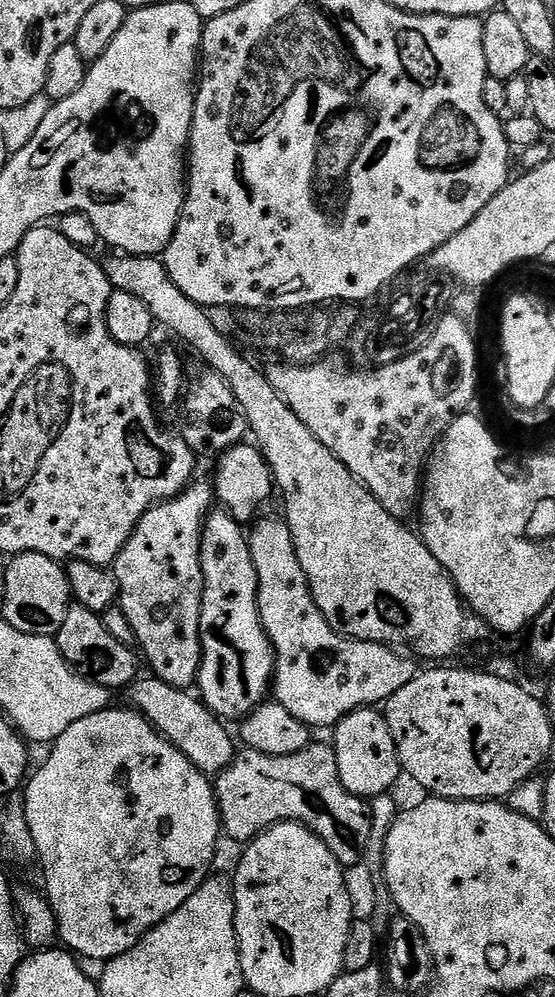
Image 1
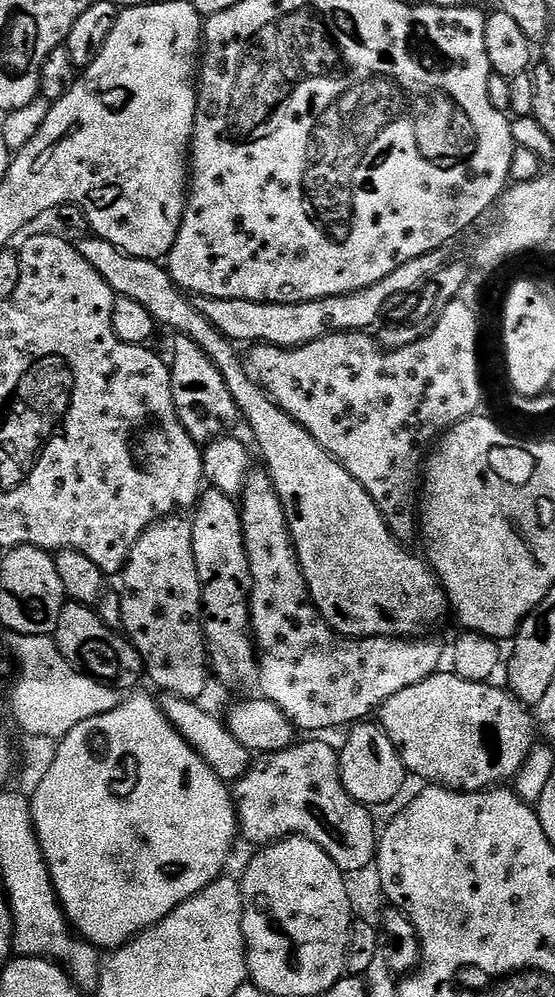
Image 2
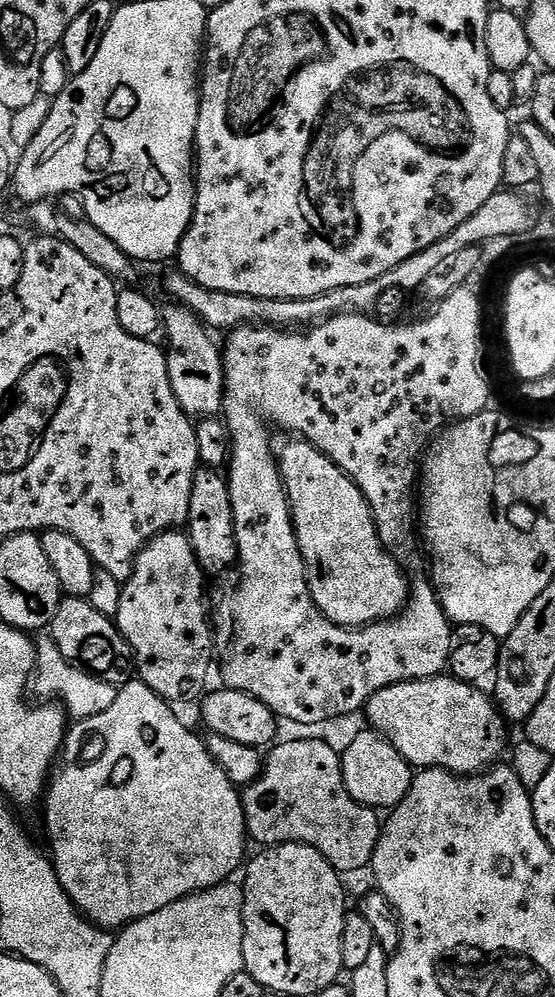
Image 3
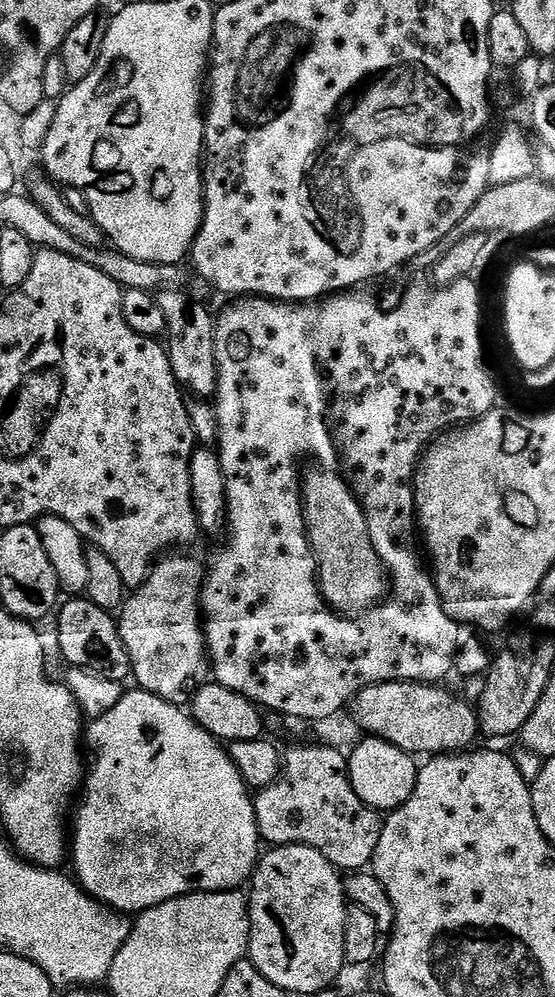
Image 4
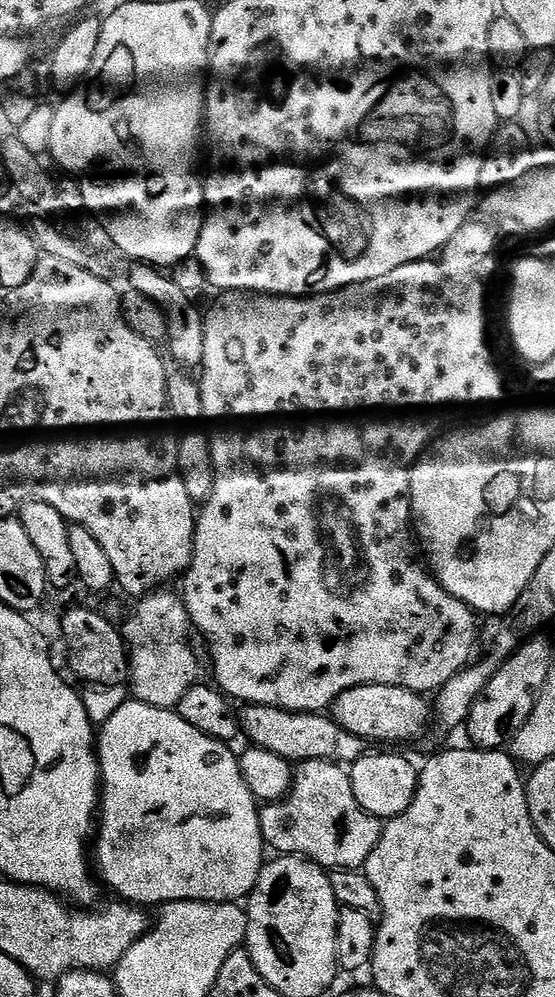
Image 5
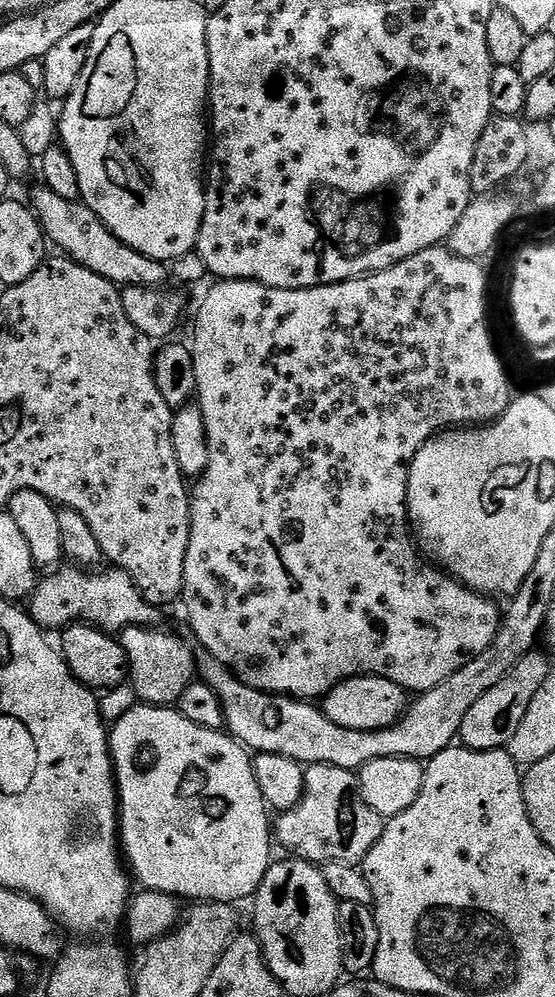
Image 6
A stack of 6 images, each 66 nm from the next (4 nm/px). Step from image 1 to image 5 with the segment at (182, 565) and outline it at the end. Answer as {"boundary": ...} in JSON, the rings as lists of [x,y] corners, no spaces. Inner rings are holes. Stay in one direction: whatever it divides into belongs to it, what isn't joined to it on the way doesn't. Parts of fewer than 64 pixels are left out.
{"boundary":[[[157,590],[135,601],[136,609],[122,624],[122,635],[128,645],[130,692],[143,704],[155,708],[179,709],[186,690],[201,679],[200,656],[192,641],[194,629],[183,599],[172,590]]]}

